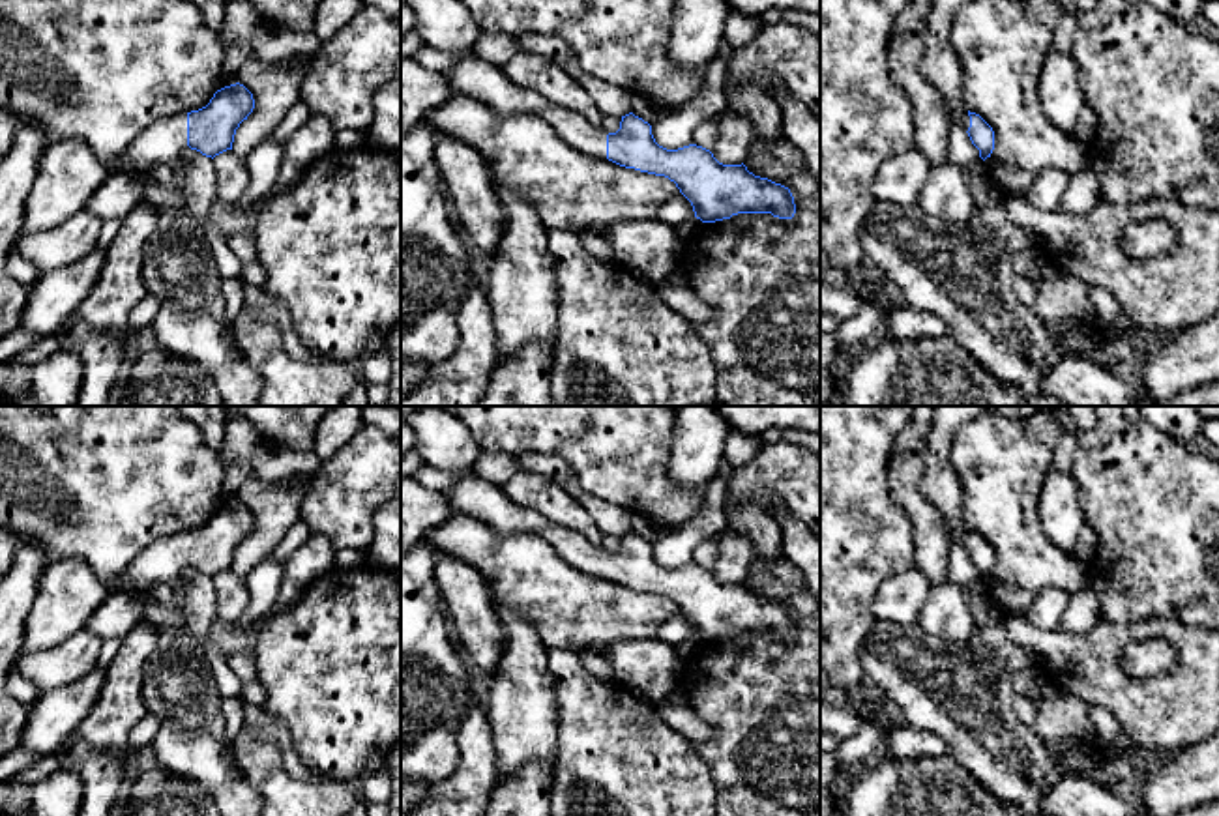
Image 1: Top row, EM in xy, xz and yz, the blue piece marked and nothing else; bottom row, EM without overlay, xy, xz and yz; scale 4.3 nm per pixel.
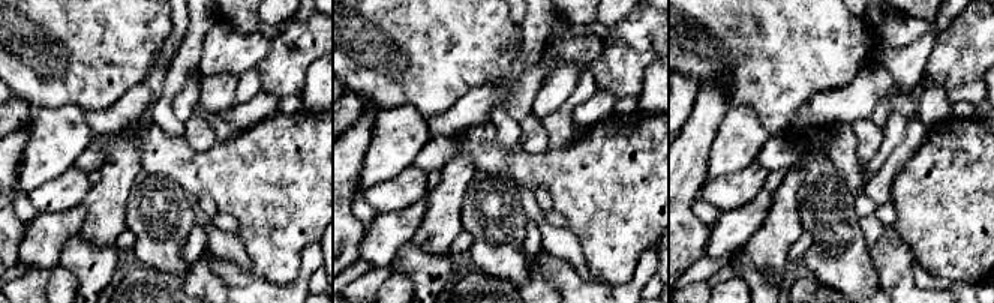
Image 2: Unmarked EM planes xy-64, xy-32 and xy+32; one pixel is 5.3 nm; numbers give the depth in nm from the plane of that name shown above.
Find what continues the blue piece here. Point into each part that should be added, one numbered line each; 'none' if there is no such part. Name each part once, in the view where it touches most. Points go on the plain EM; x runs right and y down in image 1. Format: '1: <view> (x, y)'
1: xy (163, 562)

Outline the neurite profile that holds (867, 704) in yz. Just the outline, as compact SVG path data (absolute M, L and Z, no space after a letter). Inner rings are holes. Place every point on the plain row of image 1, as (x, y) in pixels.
M865 685L850 698L850 707L863 721L863 724L874 724L886 737L895 732L886 700L876 689Z

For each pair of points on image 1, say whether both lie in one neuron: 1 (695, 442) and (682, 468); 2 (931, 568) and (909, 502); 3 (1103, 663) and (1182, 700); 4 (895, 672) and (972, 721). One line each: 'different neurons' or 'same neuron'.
1: same neuron
2: same neuron
3: same neuron
4: same neuron

